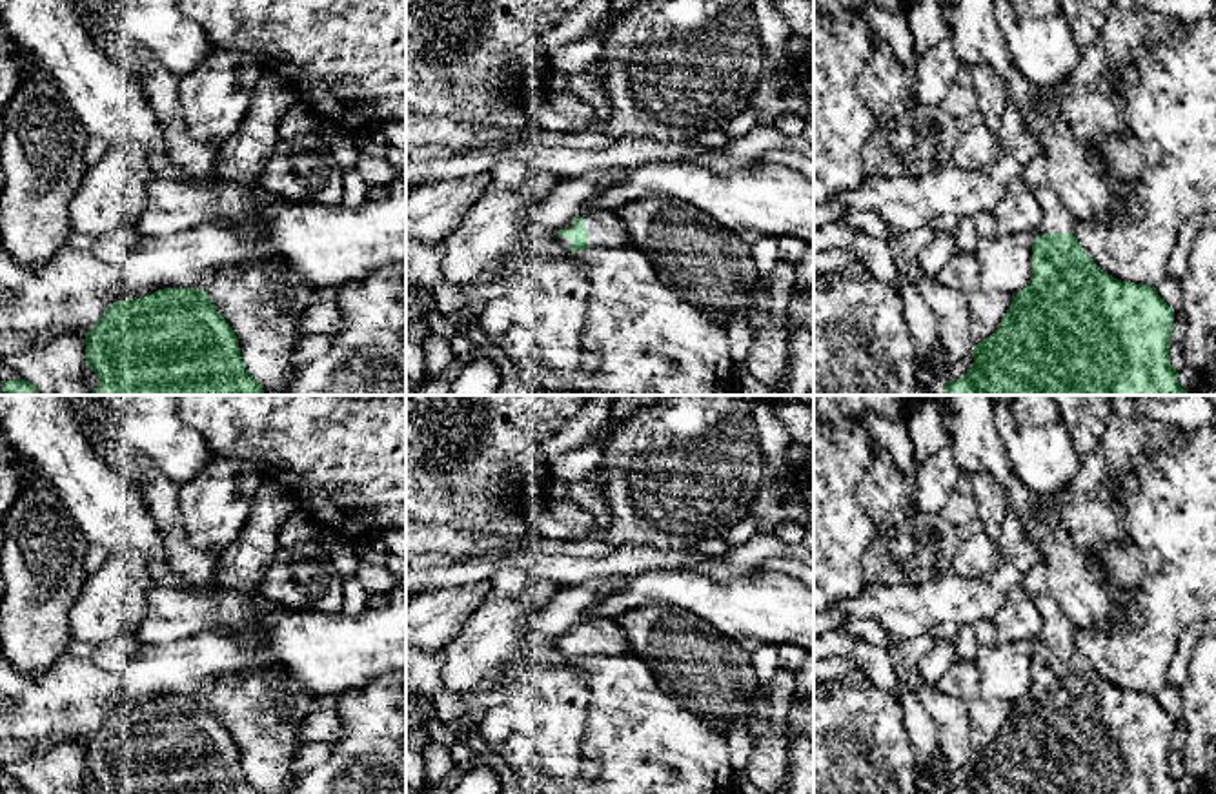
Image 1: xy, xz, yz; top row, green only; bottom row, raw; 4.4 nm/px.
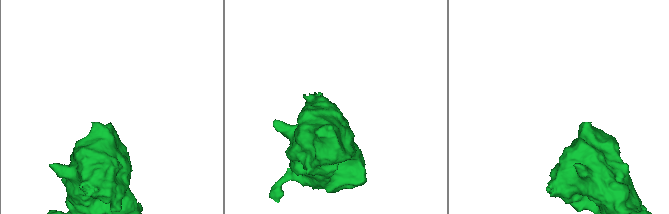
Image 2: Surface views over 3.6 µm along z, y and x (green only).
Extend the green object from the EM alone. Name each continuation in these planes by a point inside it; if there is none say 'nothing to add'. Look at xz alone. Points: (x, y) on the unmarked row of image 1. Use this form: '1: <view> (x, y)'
1: xz (605, 636)

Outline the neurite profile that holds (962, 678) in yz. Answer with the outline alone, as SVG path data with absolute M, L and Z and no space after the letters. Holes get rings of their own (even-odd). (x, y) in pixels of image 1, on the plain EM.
M956 661L932 687L965 701L974 752L998 738L1012 710L1012 703L979 694L979 672L974 661Z

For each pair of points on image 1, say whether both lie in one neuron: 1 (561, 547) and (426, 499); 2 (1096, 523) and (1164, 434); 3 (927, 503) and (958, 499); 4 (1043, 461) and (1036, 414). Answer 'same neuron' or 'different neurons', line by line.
1: different neurons
2: same neuron
3: different neurons
4: different neurons

